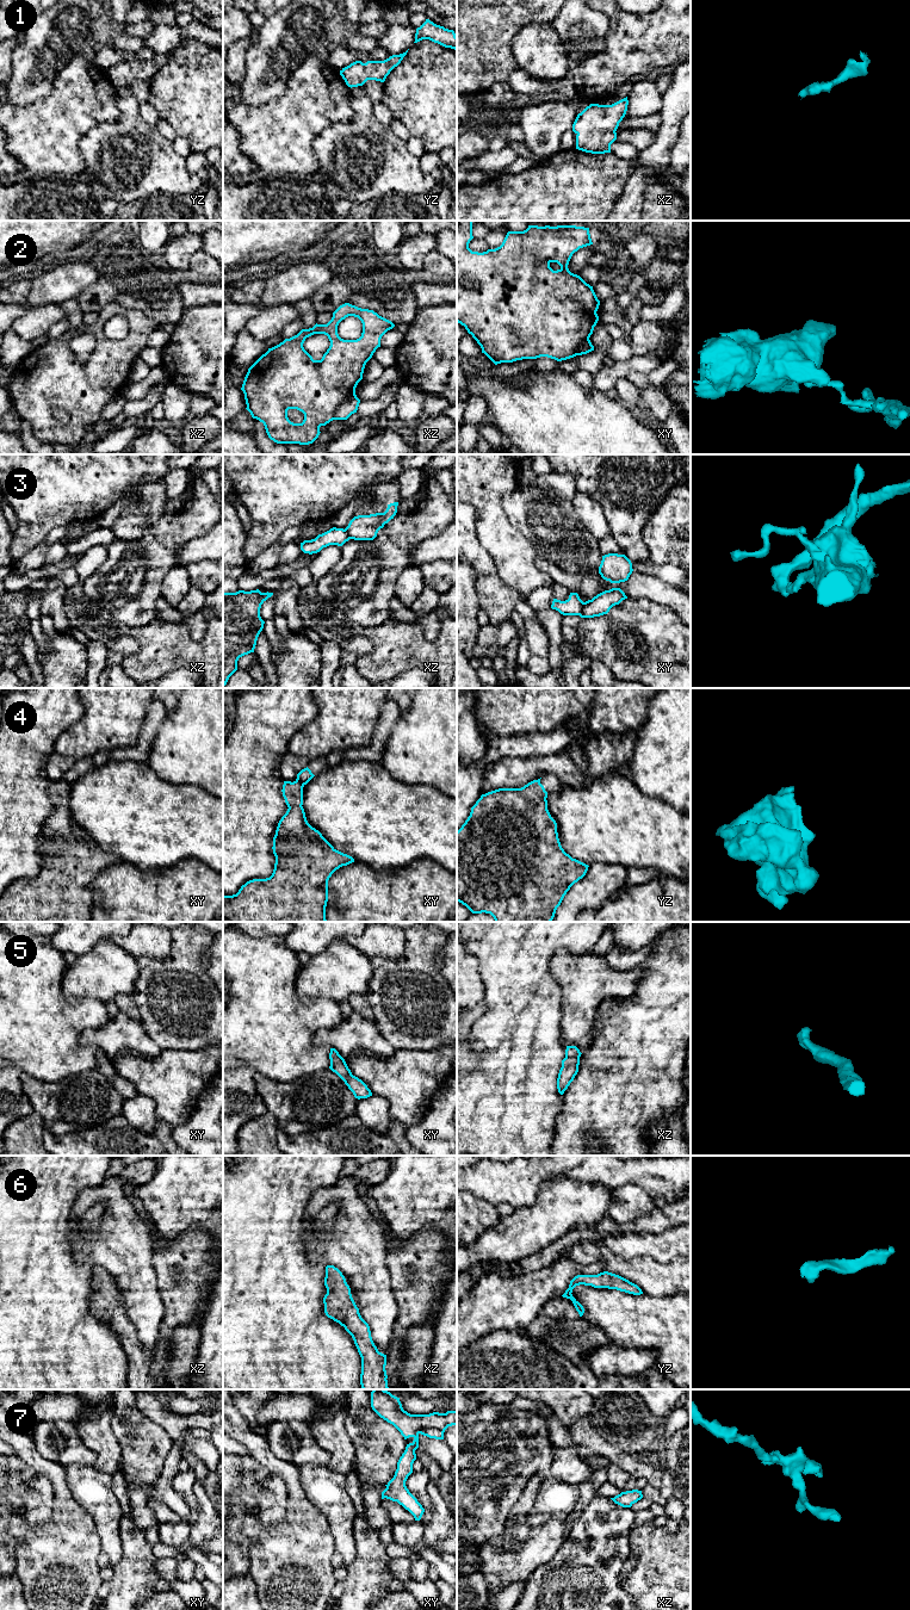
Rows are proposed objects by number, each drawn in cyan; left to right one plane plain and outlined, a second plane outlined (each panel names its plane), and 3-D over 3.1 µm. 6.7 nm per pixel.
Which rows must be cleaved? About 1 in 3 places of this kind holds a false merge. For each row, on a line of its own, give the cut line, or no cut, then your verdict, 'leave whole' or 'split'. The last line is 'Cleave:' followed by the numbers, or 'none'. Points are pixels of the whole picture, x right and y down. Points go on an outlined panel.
1: no cut | leave whole
2: xz (354, 394), (350, 395), (341, 403), (333, 419) | split
3: xy (584, 602), (579, 614) | split
4: no cut | leave whole
5: no cut | leave whole
6: no cut | leave whole
7: no cut | leave whole
Cleave: 2, 3

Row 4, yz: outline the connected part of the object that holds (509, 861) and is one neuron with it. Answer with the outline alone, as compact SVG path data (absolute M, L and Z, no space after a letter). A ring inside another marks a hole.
M540 779L521 788L499 788L482 794L457 831L457 902L472 914L490 914L495 922L551 922L567 892L586 875L589 866L572 859L561 846Z

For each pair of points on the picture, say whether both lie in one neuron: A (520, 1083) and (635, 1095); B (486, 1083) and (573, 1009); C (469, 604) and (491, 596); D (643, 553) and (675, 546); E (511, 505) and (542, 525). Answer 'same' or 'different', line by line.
A: different
B: different
C: different
D: different
E: same

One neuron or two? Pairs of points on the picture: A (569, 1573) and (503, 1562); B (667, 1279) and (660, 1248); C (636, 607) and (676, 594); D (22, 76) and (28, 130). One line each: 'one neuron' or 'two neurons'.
A: two neurons
B: two neurons
C: two neurons
D: two neurons

